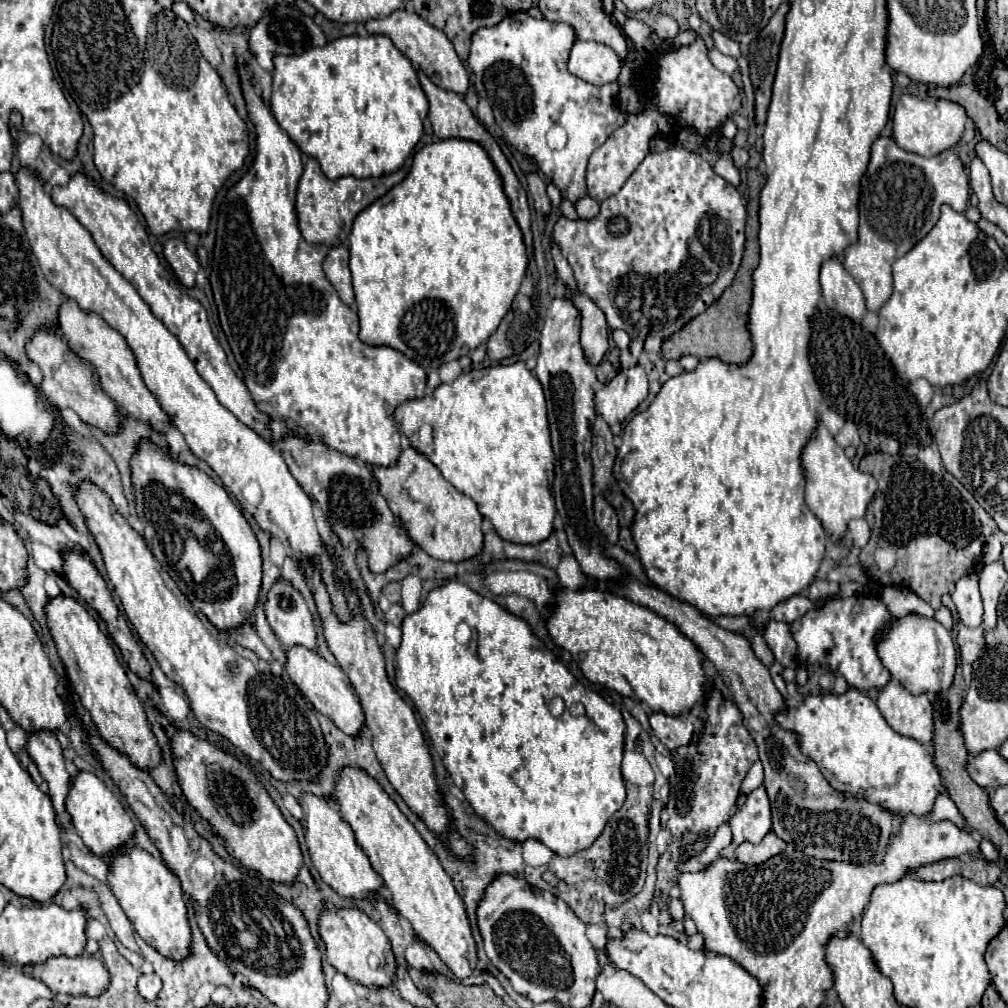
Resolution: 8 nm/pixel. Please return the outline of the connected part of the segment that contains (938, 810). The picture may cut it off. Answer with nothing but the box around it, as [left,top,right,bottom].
[932,793,964,827]

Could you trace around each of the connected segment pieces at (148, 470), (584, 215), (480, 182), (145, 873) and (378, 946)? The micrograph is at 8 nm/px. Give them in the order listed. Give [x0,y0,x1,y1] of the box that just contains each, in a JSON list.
[[130,441,262,631],[576,197,600,221],[350,139,528,371],[108,845,192,963],[320,909,396,989]]

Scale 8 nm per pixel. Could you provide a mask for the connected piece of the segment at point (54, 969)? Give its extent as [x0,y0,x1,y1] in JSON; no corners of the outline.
[26,955,110,995]

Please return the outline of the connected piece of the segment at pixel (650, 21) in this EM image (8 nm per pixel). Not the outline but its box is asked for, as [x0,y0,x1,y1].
[632,11,680,39]

